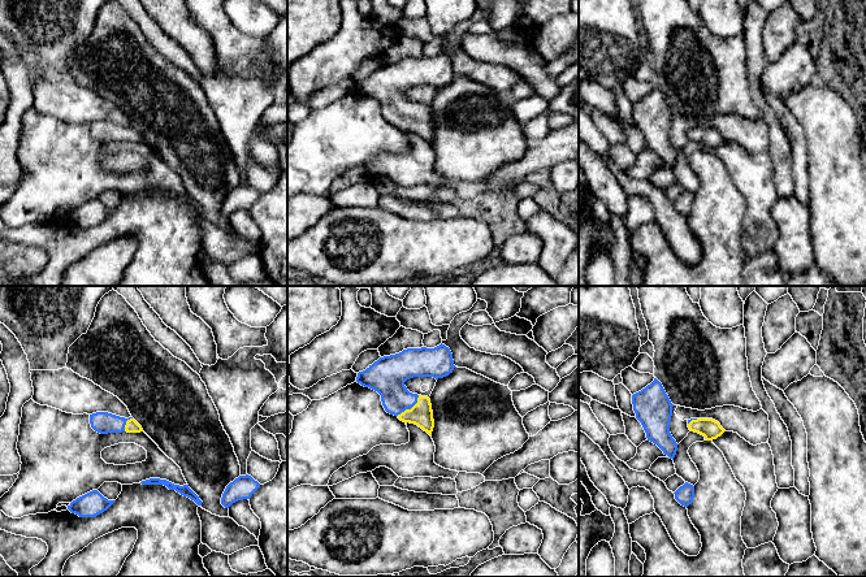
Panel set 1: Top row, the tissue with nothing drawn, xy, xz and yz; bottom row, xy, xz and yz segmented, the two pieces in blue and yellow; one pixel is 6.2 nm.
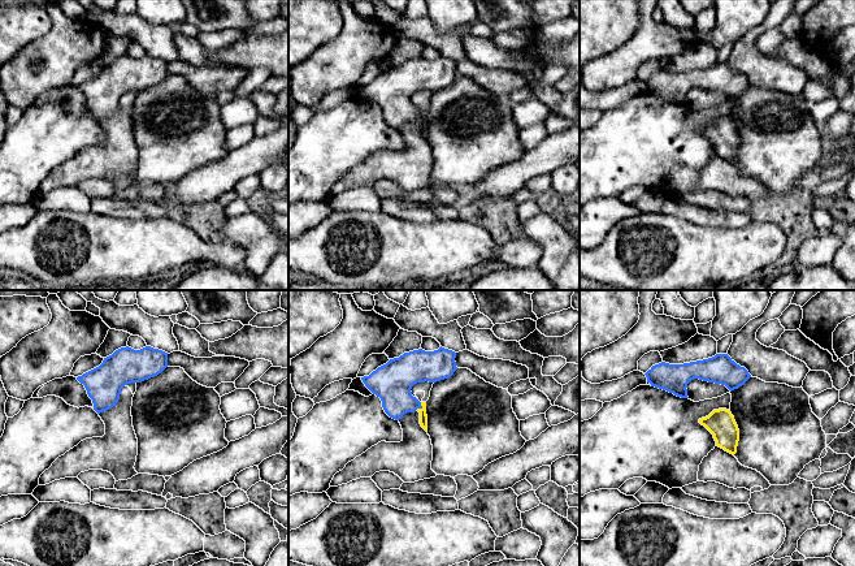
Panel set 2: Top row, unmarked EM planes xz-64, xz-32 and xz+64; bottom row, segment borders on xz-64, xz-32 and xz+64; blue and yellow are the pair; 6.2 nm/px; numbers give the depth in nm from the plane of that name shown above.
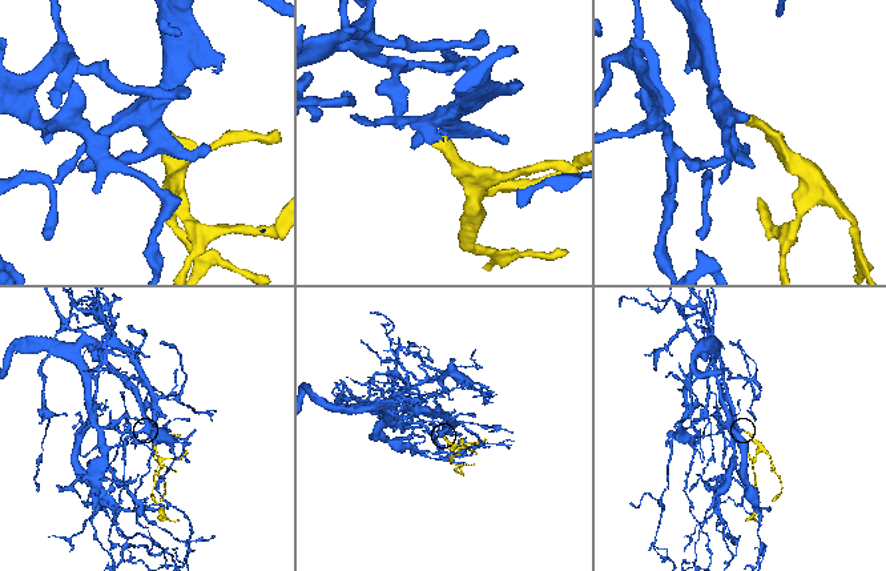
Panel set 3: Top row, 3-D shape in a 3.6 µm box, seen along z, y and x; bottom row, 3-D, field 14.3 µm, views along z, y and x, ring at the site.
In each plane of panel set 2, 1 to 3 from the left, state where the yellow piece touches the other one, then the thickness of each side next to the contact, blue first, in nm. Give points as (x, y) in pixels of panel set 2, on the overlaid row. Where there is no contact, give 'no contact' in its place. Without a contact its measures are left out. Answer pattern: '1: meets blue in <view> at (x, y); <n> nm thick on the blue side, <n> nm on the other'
1: no contact
2: meets blue in xz-32 at (420, 407); 240 nm thick on the blue side, 50 nm on the other
3: no contact

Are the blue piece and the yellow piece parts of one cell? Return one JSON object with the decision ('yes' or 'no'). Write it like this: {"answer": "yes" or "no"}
{"answer": "yes"}

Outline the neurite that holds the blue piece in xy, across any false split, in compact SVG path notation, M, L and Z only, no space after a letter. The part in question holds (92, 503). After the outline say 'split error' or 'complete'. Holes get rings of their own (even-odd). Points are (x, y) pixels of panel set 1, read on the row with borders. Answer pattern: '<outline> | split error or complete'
M92 490L75 500L73 500L68 509L79 517L95 517L107 511L114 500L108 500L98 490Z | complete

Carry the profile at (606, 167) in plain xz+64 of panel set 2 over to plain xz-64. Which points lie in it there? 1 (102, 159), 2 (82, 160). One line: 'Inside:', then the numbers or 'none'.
Inside: none

